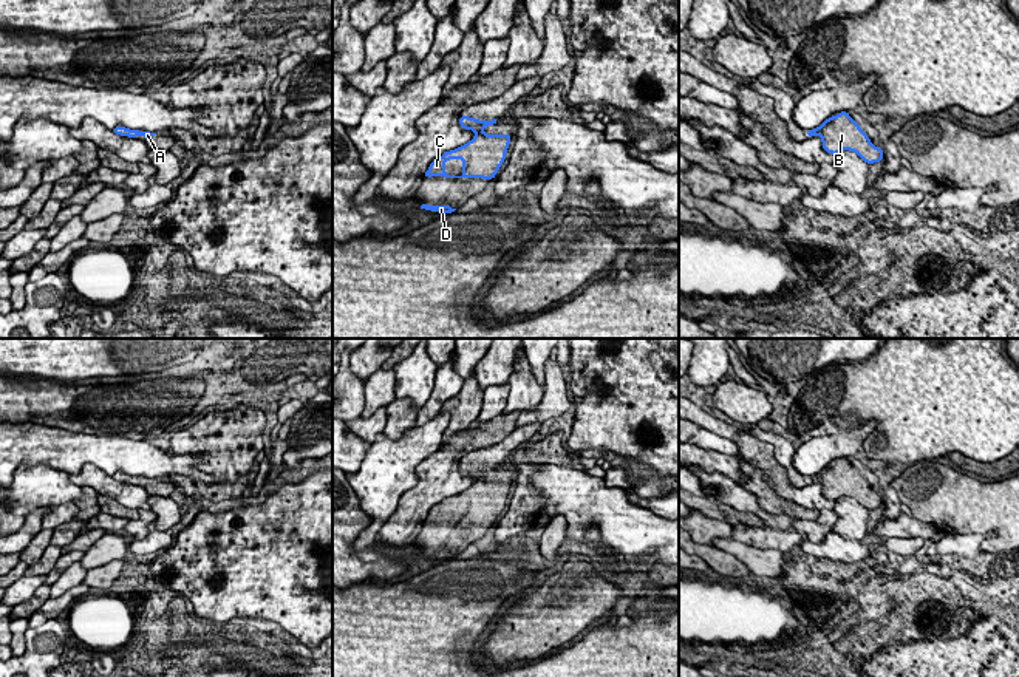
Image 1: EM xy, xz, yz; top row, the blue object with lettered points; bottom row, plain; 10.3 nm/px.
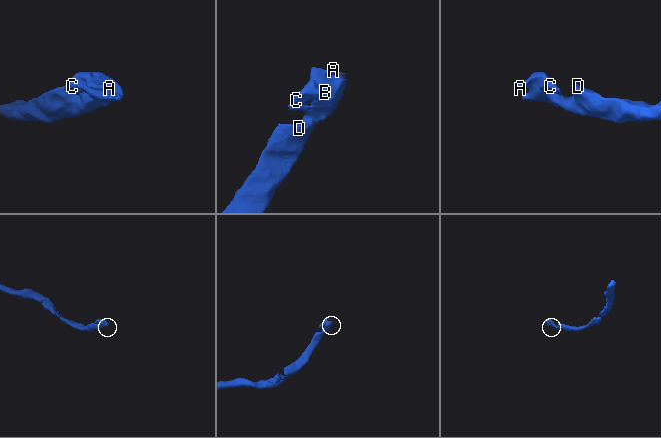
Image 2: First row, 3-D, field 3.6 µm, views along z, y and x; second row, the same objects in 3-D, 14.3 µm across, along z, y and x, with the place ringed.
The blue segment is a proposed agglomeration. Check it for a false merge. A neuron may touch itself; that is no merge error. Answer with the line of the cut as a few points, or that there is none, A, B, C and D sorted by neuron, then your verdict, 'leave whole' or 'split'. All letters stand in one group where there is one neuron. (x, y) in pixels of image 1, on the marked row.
no cut; A B C D; leave whole

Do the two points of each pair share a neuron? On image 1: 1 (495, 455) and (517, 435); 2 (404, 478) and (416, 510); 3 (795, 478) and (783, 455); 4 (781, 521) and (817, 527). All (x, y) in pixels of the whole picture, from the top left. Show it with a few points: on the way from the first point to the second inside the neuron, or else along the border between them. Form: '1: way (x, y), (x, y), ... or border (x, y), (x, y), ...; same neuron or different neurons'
1: way (500, 452), (512, 439); same neuron
2: border (426, 458), (416, 467), (418, 481), (387, 520); different neurons
3: way (792, 472), (784, 461); same neuron
4: border (795, 520), (792, 526); different neurons

